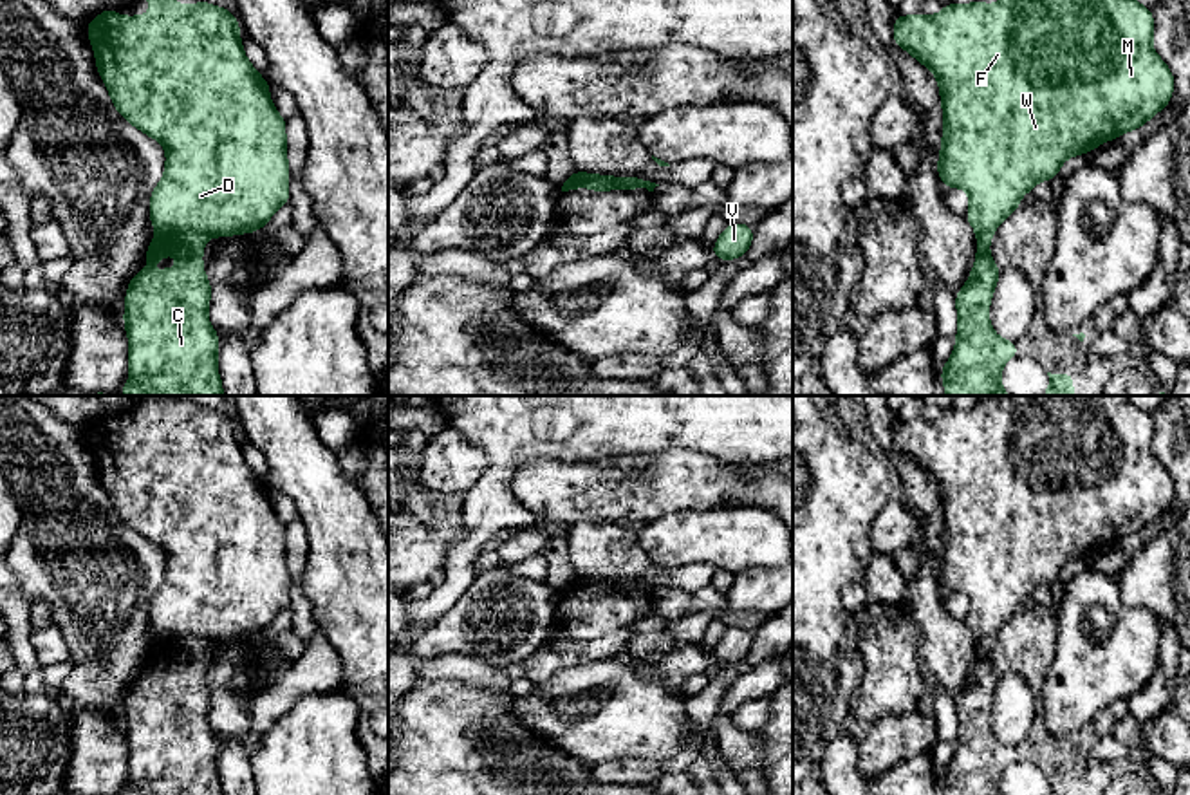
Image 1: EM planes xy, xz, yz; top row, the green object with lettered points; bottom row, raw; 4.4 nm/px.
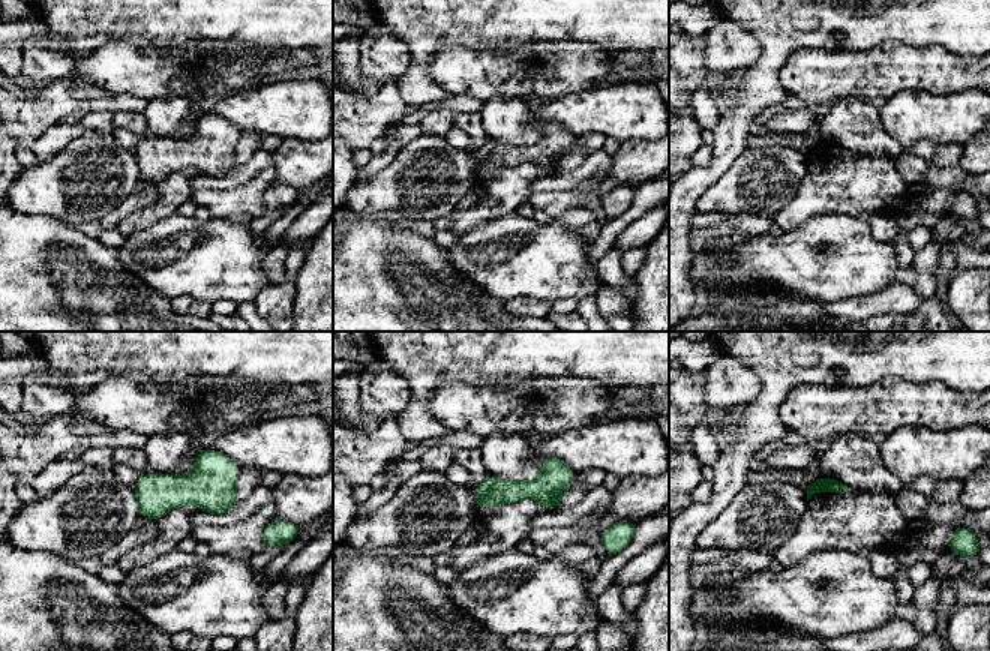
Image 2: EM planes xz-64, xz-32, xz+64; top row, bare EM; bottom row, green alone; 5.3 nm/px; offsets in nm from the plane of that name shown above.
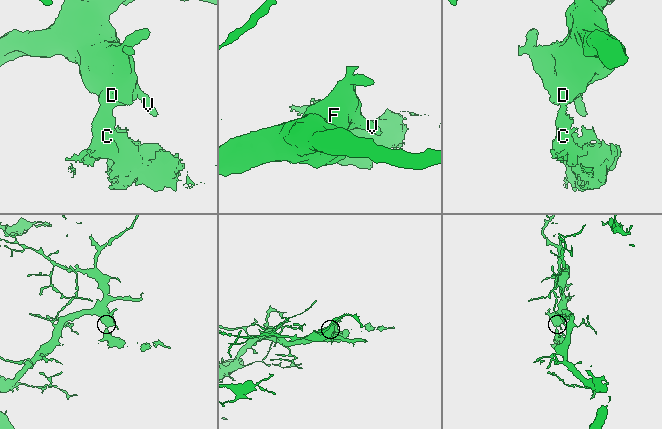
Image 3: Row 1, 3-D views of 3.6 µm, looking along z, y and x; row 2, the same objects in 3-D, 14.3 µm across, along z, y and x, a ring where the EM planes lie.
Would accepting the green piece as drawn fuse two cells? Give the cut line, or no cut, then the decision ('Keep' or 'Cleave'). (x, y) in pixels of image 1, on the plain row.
Split along xy (159, 636), (201, 636), (206, 642). Cleave

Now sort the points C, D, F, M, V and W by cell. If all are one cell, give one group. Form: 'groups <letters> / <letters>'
groups C / D F M V W

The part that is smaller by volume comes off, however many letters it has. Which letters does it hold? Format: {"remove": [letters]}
{"remove": ["C"]}

